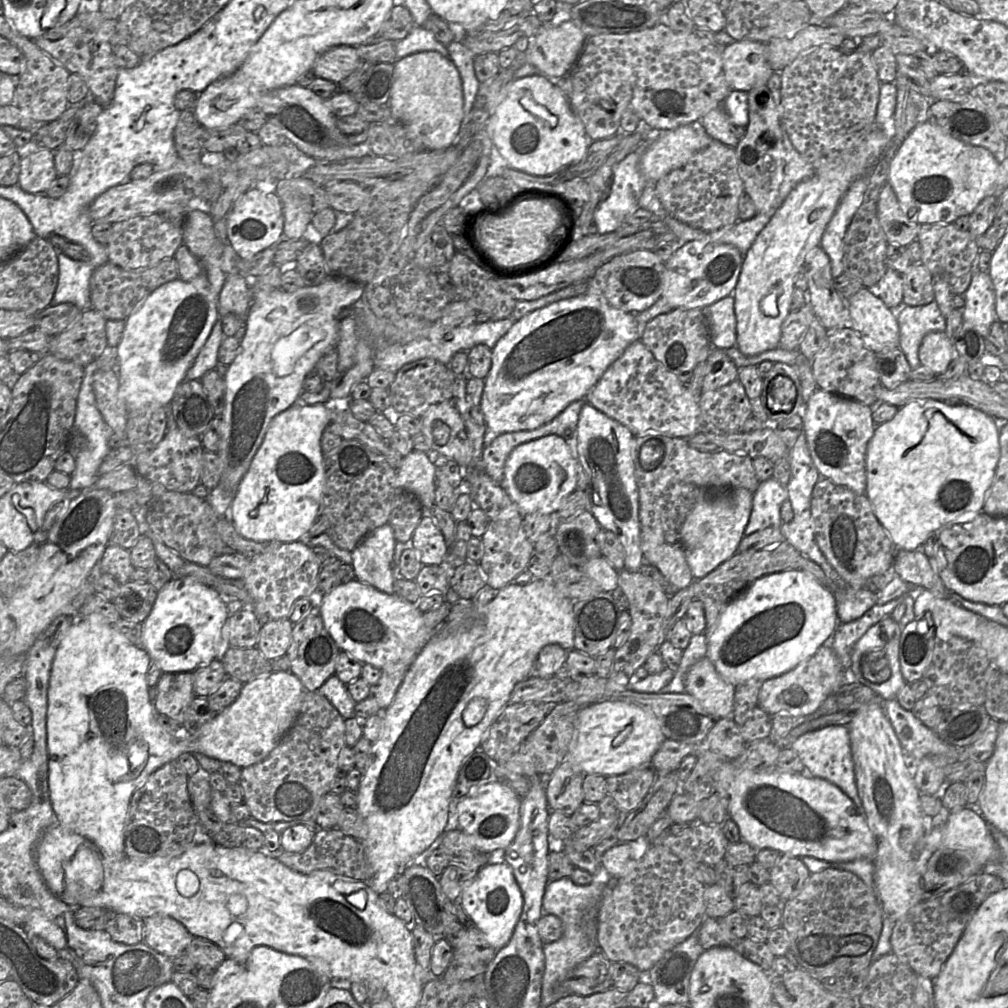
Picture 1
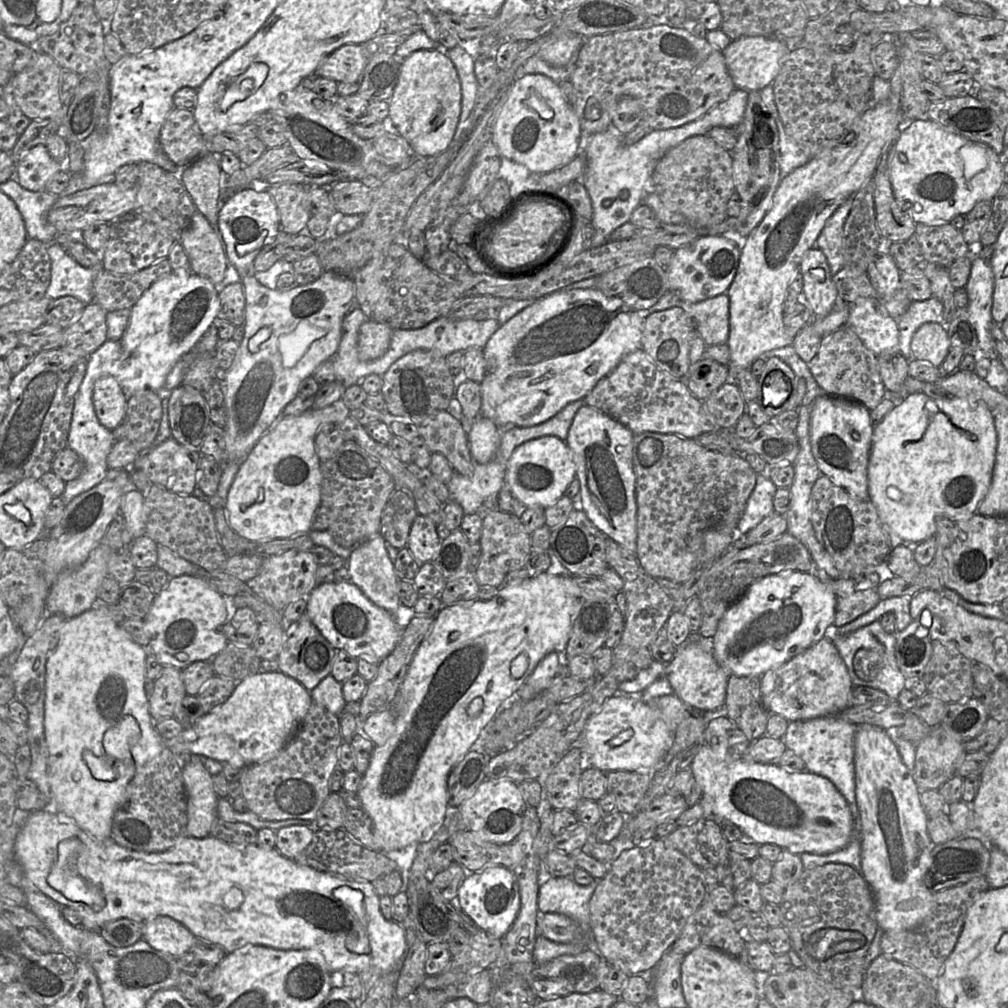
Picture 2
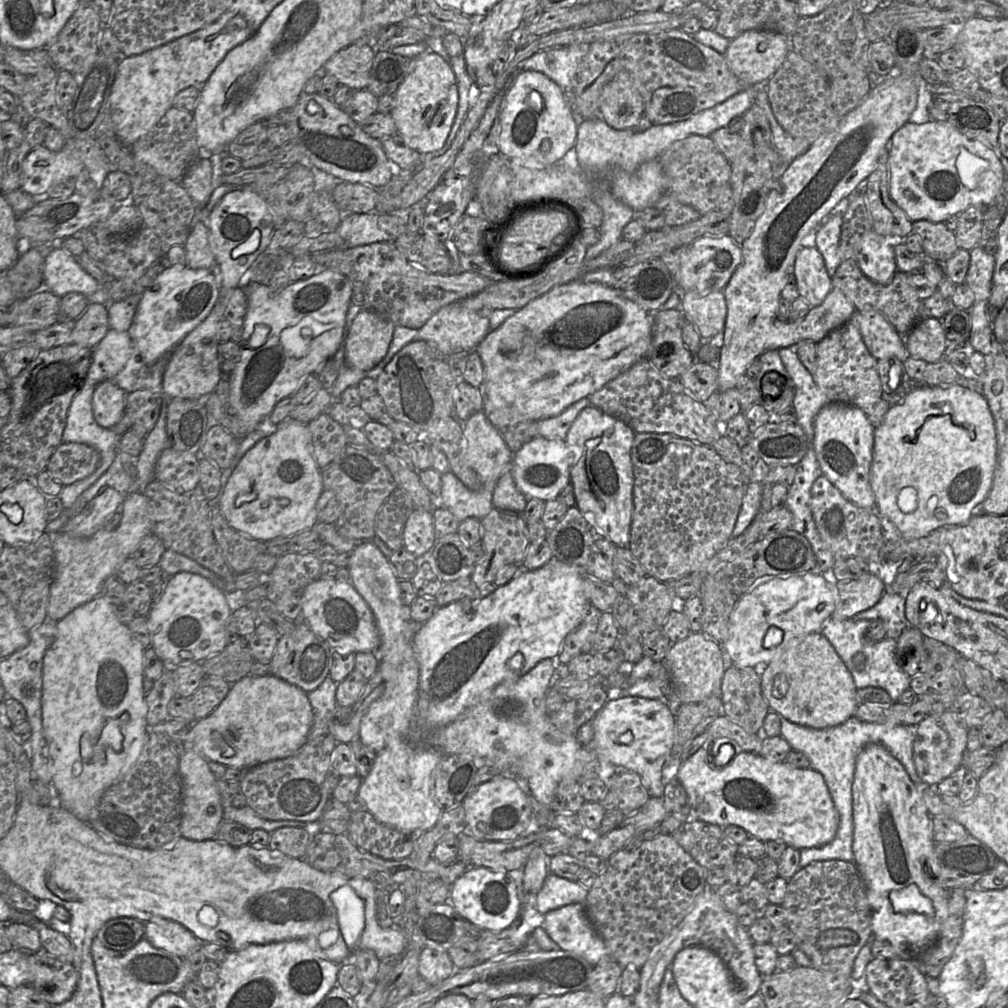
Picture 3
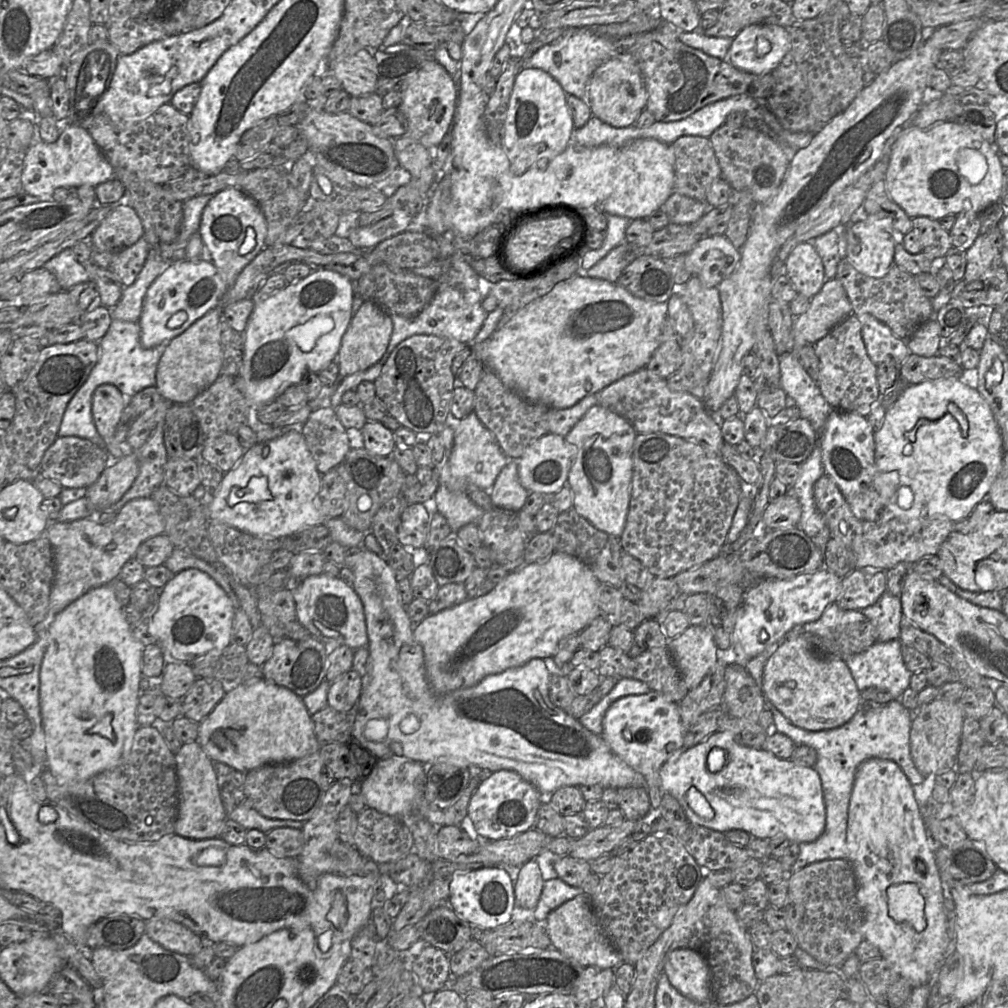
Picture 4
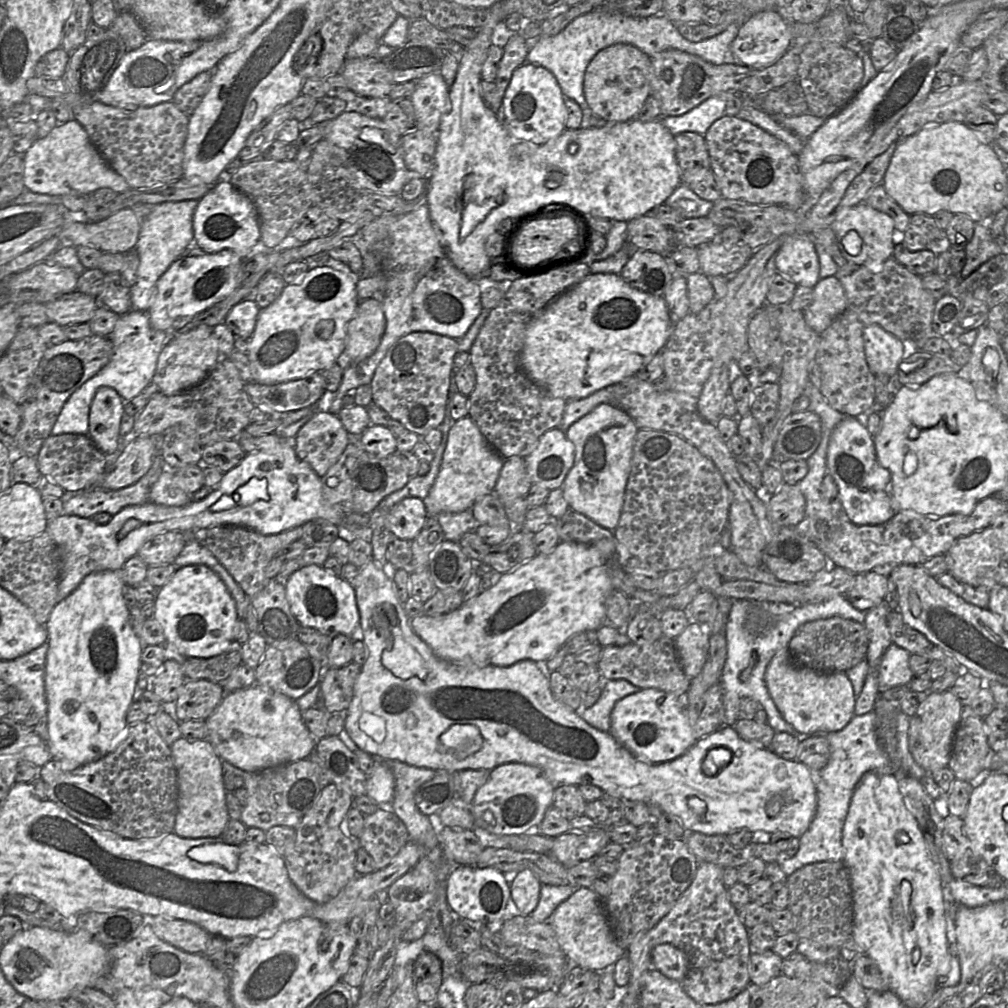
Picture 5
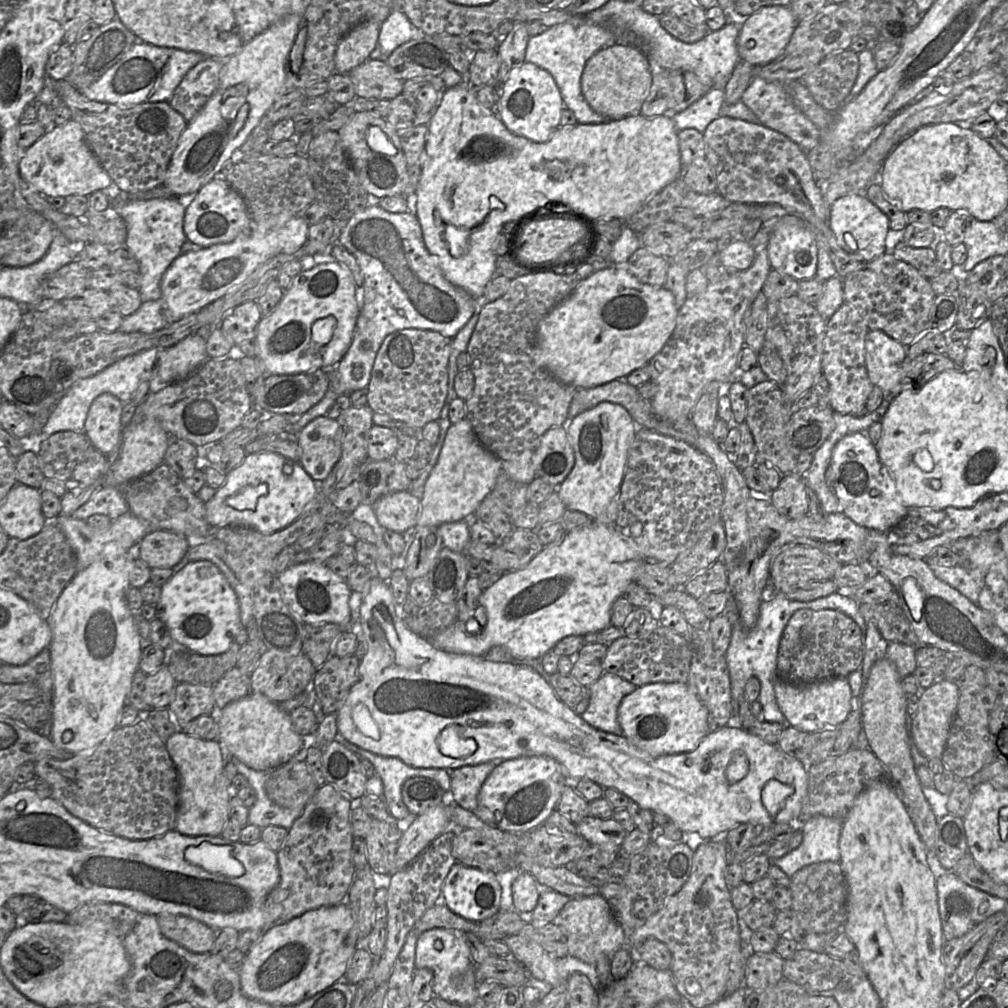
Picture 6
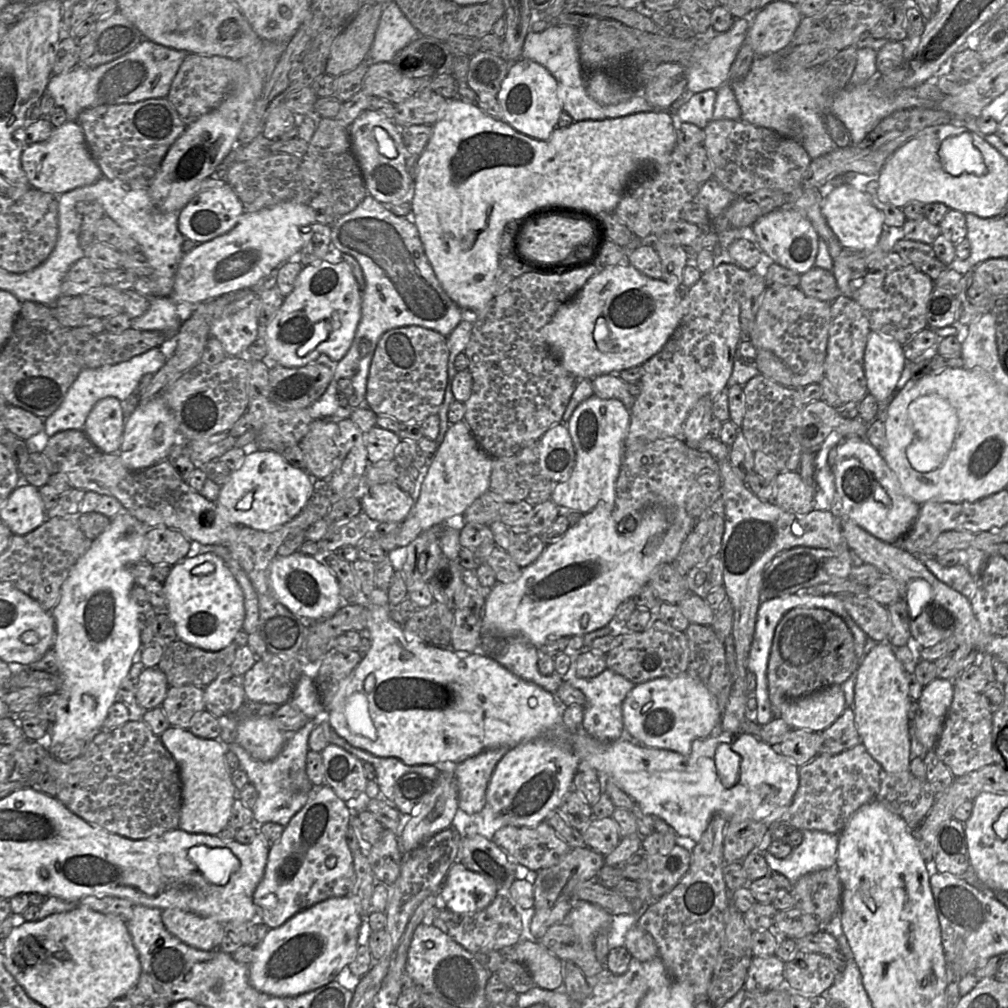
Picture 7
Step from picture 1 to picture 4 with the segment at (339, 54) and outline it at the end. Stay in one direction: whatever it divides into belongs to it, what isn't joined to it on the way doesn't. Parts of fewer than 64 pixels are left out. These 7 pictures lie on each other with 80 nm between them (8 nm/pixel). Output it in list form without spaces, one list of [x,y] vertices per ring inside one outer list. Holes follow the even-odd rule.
[[[368,49],[342,59],[326,72],[336,76],[351,97],[376,91],[377,62]]]

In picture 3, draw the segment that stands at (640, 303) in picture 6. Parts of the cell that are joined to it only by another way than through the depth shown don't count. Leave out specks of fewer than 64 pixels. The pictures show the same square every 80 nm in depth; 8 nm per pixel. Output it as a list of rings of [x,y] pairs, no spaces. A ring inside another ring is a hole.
[[[578,278],[555,286],[516,310],[476,346],[475,351],[484,366],[484,380],[479,386],[483,404],[486,398],[497,408],[512,406],[530,420],[543,420],[560,414],[647,357],[654,313],[619,296],[605,284],[586,283]]]

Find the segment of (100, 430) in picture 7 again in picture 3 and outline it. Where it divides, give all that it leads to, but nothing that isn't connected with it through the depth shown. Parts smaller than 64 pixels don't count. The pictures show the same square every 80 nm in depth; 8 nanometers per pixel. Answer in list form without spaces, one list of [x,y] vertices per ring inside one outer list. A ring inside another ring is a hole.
[[[110,380],[99,383],[93,393],[92,409],[99,426],[112,429],[126,412],[127,392]]]

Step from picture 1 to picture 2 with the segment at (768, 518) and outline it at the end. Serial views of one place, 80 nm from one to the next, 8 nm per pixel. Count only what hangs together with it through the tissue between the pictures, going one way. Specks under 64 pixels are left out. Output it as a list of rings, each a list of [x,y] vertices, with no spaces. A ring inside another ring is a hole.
[[[758,474],[755,487],[746,503],[744,512],[736,525],[737,536],[743,536],[754,529],[774,511],[773,498],[776,485],[766,474]]]

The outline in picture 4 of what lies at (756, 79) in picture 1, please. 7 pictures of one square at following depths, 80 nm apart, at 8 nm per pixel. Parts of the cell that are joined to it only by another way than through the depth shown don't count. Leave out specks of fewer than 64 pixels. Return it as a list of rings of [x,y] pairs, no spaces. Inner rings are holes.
[[[752,24],[733,39],[728,61],[743,71],[764,75],[772,73],[790,50],[788,28],[776,24]]]

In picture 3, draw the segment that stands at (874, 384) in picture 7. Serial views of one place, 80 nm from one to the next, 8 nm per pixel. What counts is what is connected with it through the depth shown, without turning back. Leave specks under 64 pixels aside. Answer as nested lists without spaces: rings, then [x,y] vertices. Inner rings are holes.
[[[855,312],[850,321],[856,324],[867,350],[876,360],[896,357],[904,362],[909,357],[905,337],[901,336],[880,312]]]

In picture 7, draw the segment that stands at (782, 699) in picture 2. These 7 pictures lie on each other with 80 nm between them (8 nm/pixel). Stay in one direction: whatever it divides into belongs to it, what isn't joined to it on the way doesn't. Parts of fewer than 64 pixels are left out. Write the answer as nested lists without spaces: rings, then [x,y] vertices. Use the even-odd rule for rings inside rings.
[[[832,685],[810,695],[786,700],[780,716],[791,729],[822,732],[831,726],[846,708],[841,685]]]

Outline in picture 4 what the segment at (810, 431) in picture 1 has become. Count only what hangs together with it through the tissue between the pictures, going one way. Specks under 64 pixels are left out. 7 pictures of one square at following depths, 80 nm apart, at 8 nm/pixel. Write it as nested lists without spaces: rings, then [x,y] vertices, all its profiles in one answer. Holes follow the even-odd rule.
[[[833,410],[826,420],[821,441],[825,474],[835,482],[853,514],[863,522],[877,521],[899,485],[897,472],[881,472],[876,466],[874,434],[867,417]]]

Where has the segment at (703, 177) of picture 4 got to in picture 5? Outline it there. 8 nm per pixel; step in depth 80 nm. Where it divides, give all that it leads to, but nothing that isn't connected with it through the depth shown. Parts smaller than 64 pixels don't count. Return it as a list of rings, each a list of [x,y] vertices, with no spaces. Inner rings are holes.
[[[683,132],[675,136],[676,160],[682,183],[686,172],[692,169],[710,168],[710,156],[704,136],[695,132]]]

